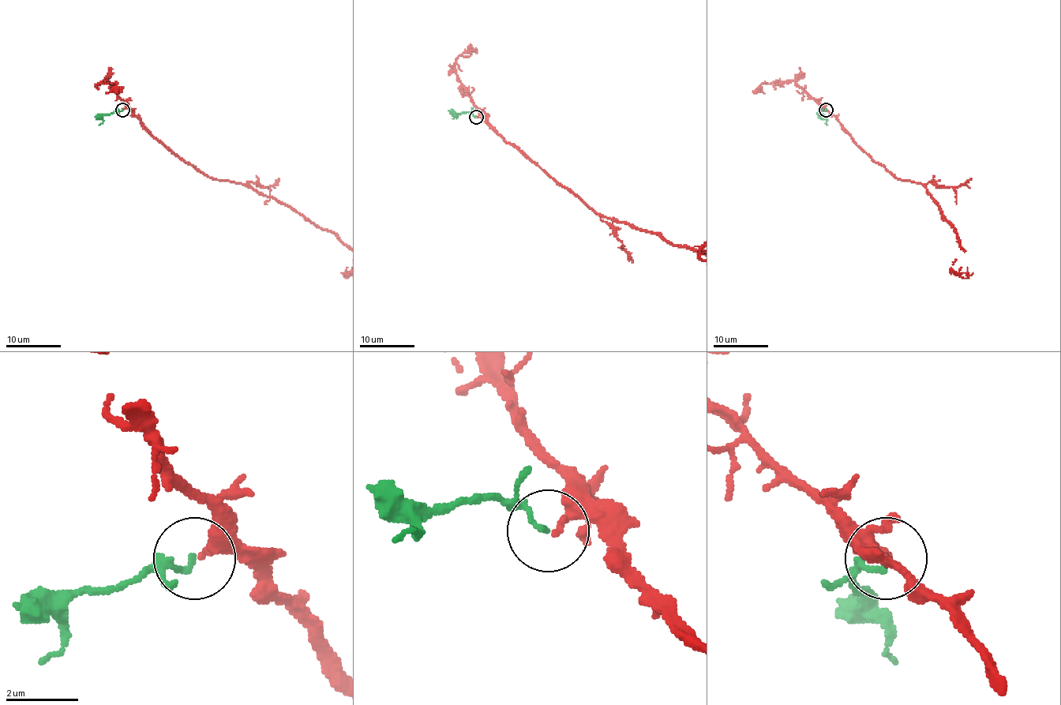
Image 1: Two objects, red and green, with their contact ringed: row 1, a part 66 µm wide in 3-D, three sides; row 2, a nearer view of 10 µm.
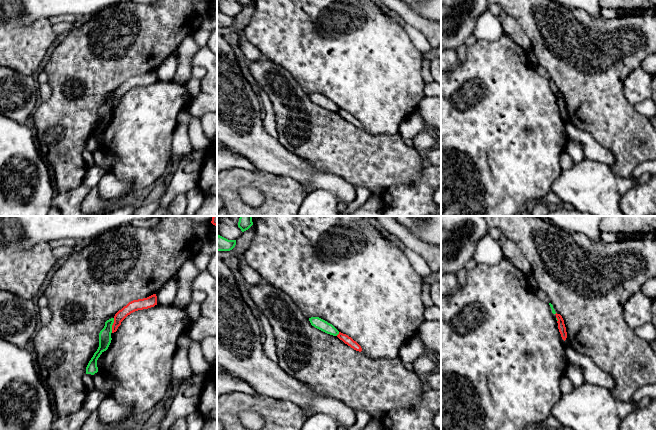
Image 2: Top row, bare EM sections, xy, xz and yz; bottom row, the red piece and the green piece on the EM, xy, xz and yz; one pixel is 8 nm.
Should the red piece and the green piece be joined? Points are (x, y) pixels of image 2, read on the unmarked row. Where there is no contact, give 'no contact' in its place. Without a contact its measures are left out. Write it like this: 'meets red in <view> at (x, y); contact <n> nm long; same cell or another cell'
meets red in xy at (112, 101); contact 120 nm long; another cell

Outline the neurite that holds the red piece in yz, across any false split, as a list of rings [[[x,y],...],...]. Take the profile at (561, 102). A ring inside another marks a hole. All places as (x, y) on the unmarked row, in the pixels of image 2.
[[[555,90],[556,91],[556,94],[557,94],[557,99],[558,99],[558,105],[559,105],[559,108],[561,110],[561,113],[562,115],[565,117],[566,114],[567,114],[567,108],[566,108],[566,103],[565,103],[565,100],[564,100],[564,96],[562,94],[562,92],[560,90]]]

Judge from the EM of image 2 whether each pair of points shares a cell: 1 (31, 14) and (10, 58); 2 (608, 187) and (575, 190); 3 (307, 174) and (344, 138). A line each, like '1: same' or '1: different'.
1: different
2: same
3: different

